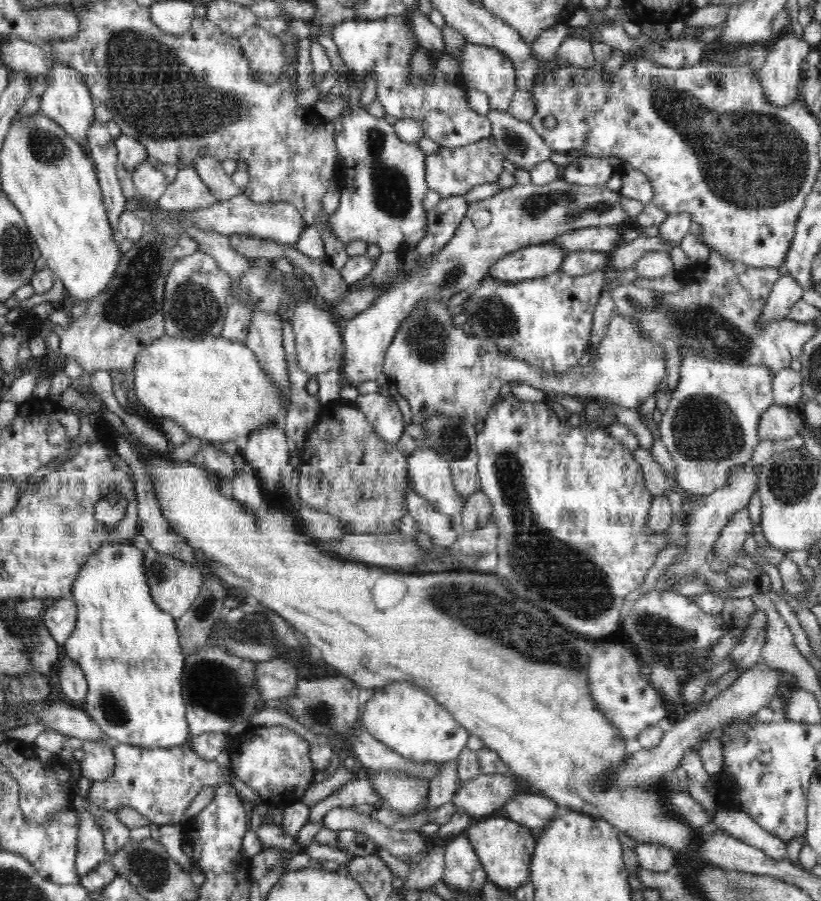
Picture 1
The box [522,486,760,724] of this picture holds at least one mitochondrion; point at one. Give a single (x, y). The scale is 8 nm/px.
(660, 632)

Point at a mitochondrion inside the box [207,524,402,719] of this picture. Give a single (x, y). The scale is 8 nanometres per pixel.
(256, 625)

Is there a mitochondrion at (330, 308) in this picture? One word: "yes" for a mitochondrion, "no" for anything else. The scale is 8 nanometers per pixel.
no

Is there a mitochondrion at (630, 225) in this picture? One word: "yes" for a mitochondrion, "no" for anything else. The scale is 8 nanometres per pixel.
no

